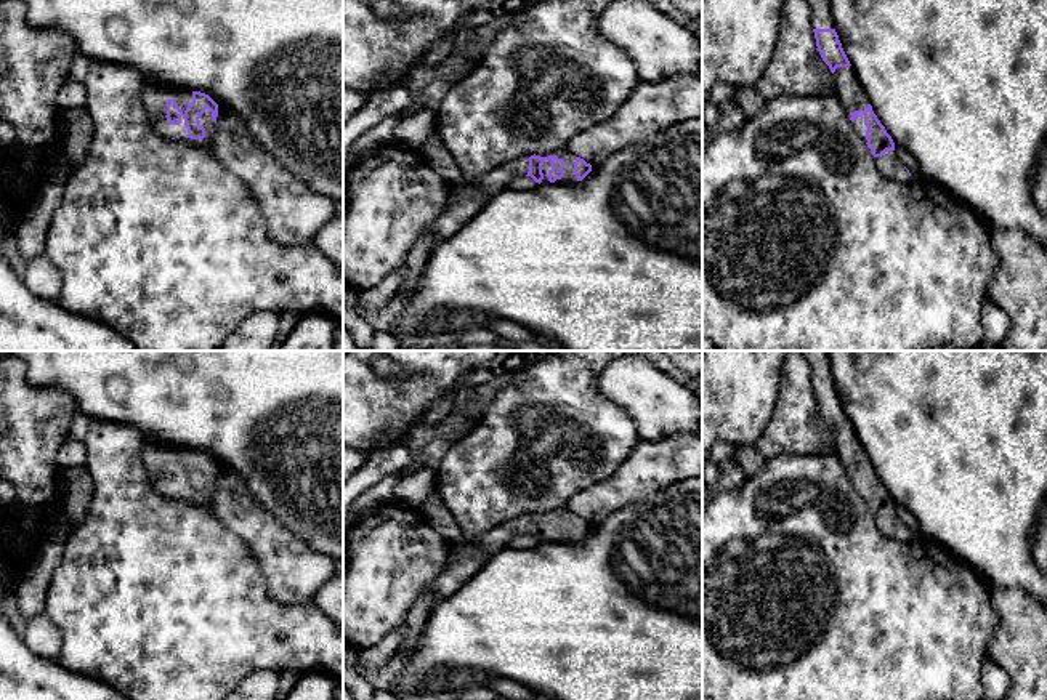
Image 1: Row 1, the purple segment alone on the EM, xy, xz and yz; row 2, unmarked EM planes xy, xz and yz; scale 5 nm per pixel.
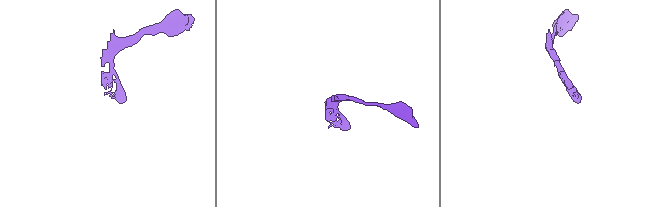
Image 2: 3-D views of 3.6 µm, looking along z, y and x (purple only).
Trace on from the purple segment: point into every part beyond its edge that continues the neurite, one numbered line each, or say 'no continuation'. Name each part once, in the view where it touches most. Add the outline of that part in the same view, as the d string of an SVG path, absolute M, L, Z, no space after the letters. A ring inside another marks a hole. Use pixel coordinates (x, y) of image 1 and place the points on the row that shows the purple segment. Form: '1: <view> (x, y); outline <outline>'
1: xy (154, 96); outline M144 83L143 85L143 104L148 112L152 130L162 138L173 138L178 143L191 143L200 149L213 152L213 127L212 112L205 109L199 122L205 128L204 139L191 139L188 136L188 128L184 123L184 111L192 103L192 91L188 88L170 88L159 83ZM175 99L178 107L183 111L181 123L173 125L167 120L167 101Z

